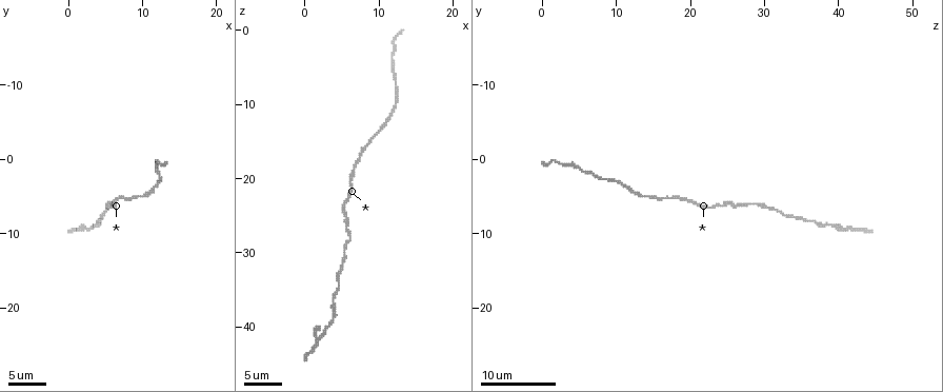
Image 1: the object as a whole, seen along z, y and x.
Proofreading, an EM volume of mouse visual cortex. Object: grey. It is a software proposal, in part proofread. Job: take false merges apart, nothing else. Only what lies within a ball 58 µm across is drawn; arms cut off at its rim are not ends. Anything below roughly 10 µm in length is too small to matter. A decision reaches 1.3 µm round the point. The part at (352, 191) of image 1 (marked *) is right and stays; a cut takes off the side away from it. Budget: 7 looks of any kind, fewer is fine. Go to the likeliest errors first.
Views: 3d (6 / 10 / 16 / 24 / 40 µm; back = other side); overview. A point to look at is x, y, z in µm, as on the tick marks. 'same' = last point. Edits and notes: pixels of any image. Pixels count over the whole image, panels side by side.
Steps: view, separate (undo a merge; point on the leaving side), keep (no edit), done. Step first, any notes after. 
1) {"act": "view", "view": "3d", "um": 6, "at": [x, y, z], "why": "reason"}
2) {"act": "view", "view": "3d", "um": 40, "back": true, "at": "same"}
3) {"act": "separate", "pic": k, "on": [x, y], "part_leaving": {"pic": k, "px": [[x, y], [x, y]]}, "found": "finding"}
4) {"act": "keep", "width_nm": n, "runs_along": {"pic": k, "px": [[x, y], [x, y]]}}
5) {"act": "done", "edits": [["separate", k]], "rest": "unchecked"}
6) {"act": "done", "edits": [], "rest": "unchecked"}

{"act": "view", "view": "3d", "um": 6, "at": [4.0, 8.5, 36.5], "why": "thick turns thin"}

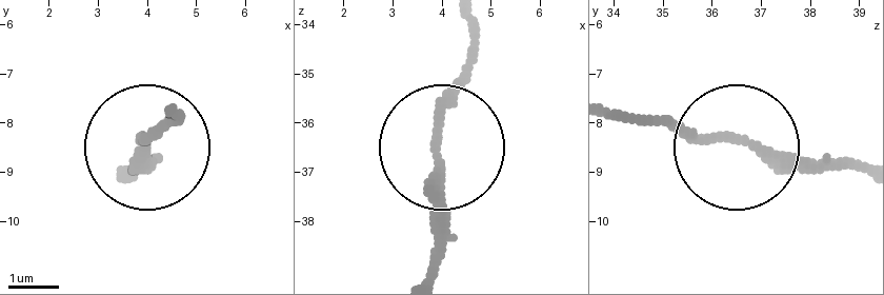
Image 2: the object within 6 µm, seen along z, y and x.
{"act": "view", "view": "3d", "um": 6, "back": true, "at": [3.85, 8.30, 36.05]}

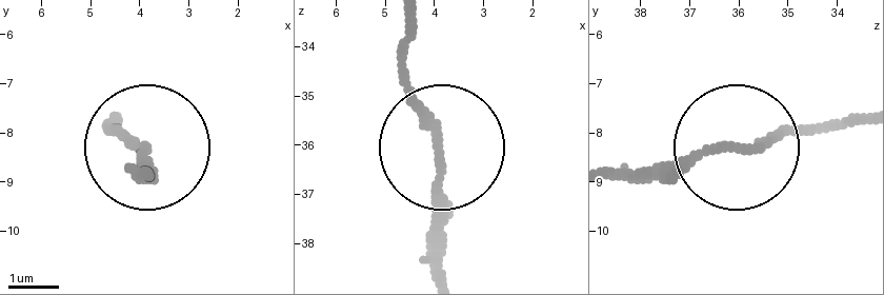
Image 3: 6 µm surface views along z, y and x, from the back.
{"act": "keep", "runs_along": {"pic": 3, "px": [[860, 111], [608, 173]]}, "found": "one neuron here"}

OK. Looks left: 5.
{"act": "view", "view": "3d", "um": 16, "at": [6.0, 6.5, 26.5], "why": "calibre changes"}

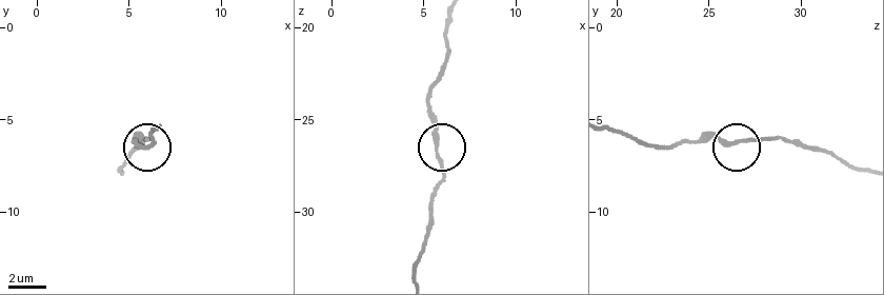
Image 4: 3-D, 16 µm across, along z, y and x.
{"act": "view", "view": "3d", "um": 16, "back": true, "at": [5.7, 6.2, 26.6]}

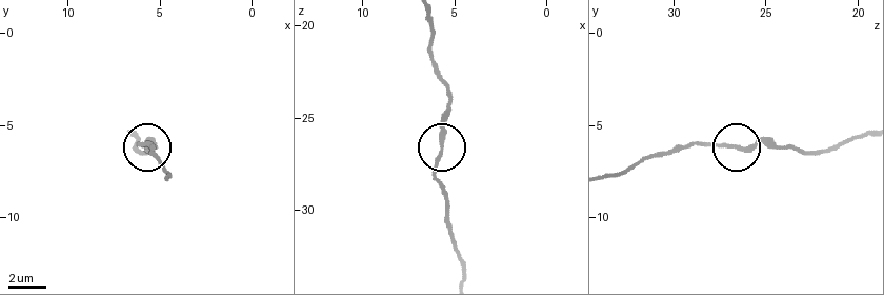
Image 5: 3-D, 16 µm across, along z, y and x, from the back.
{"act": "keep", "runs_along": {"pic": 5, "px": [[430, 59], [447, 96], [443, 152], [434, 176], [443, 193]]}, "found": "one neuron here"}

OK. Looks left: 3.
{"act": "view", "view": "3d", "um": 10, "at": [5.0, 7.0, 31.5], "why": "a narrow waist"}

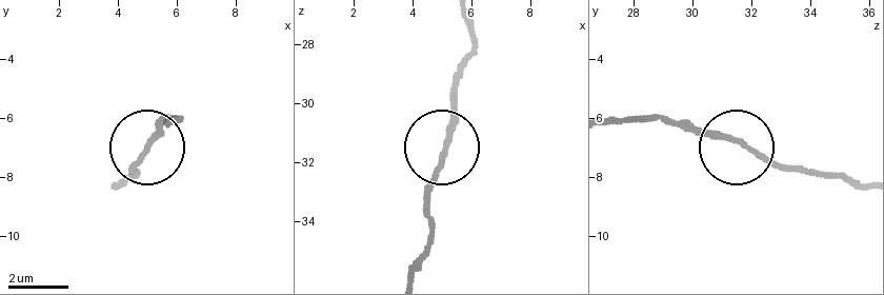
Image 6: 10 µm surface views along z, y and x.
{"act": "keep", "runs_along": {"pic": 6, "px": [[463, 18], [476, 48], [453, 94], [430, 228]]}, "found": "one neuron here"}

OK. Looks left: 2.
{"act": "view", "view": "3d", "um": 6, "at": [11.0, 4.5, 12.5], "why": "sudden change in width"}

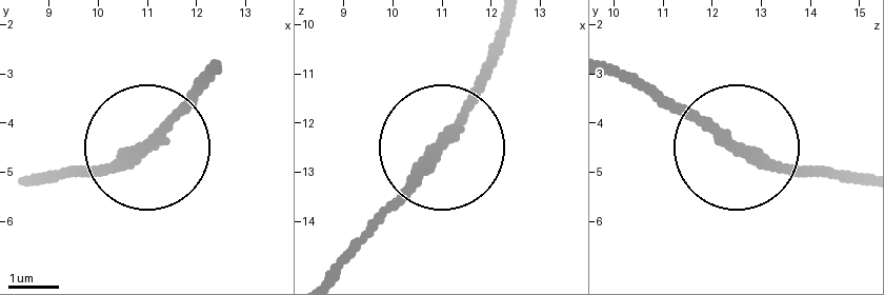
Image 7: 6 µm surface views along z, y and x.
{"act": "keep", "runs_along": {"pic": 7, "px": [[324, 275], [429, 162], [501, 53]]}, "found": "one neuron here"}

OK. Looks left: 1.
{"act": "done", "edits": [], "rest": "unchecked"}

